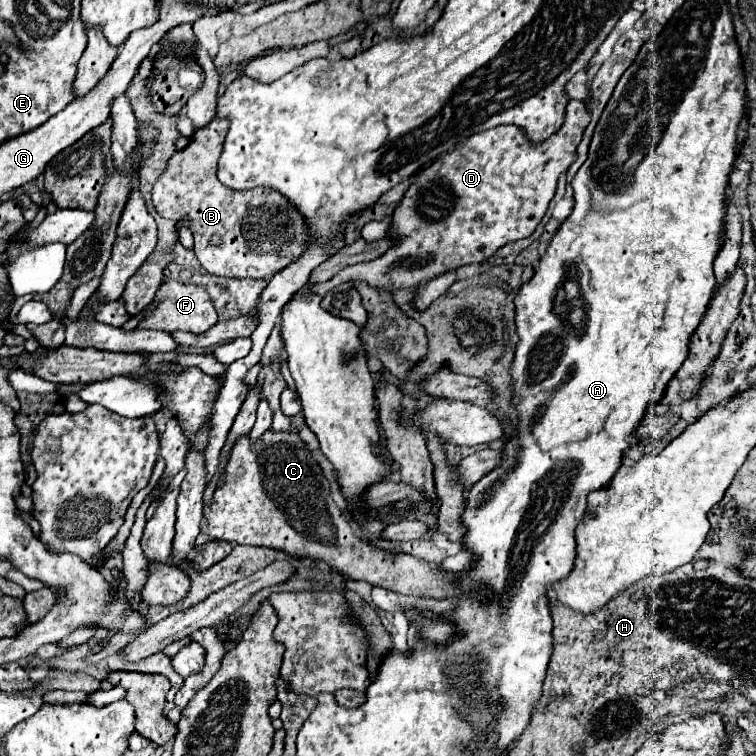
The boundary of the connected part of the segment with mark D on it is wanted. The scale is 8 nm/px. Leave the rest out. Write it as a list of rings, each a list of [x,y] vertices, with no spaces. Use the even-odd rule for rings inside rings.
[[[570,100],[566,108],[566,120],[560,132],[556,132],[556,136],[550,136],[548,142],[532,144],[524,136],[524,132],[516,126],[496,126],[496,128],[470,136],[460,146],[460,152],[458,150],[448,152],[446,156],[440,156],[432,166],[418,172],[416,182],[408,188],[400,206],[394,210],[390,232],[400,234],[400,240],[384,256],[372,262],[348,266],[340,270],[332,280],[312,286],[310,292],[324,296],[336,284],[352,282],[352,280],[364,280],[374,288],[388,288],[388,290],[410,288],[414,284],[428,282],[460,266],[466,266],[472,262],[486,262],[504,244],[520,240],[520,238],[528,238],[540,224],[542,216],[546,214],[546,208],[550,200],[554,198],[556,182],[560,174],[566,172],[570,164],[574,162],[576,146],[580,144],[588,122],[590,122],[590,112],[586,104],[578,100]]]

